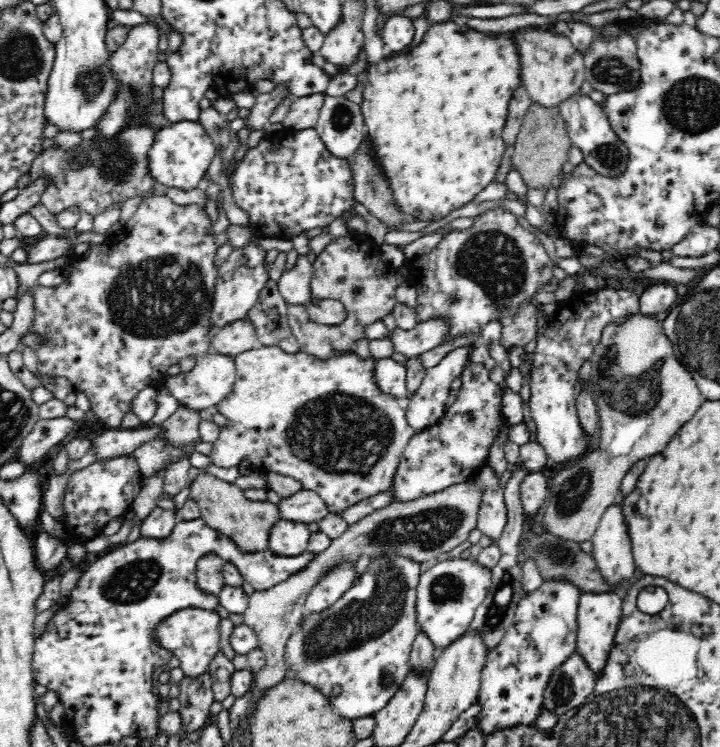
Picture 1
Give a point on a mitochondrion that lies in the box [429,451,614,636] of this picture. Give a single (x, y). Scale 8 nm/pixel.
(573, 492)

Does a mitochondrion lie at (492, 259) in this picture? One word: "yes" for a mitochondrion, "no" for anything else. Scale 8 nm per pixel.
yes

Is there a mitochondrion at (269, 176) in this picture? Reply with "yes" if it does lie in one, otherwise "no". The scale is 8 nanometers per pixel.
no

